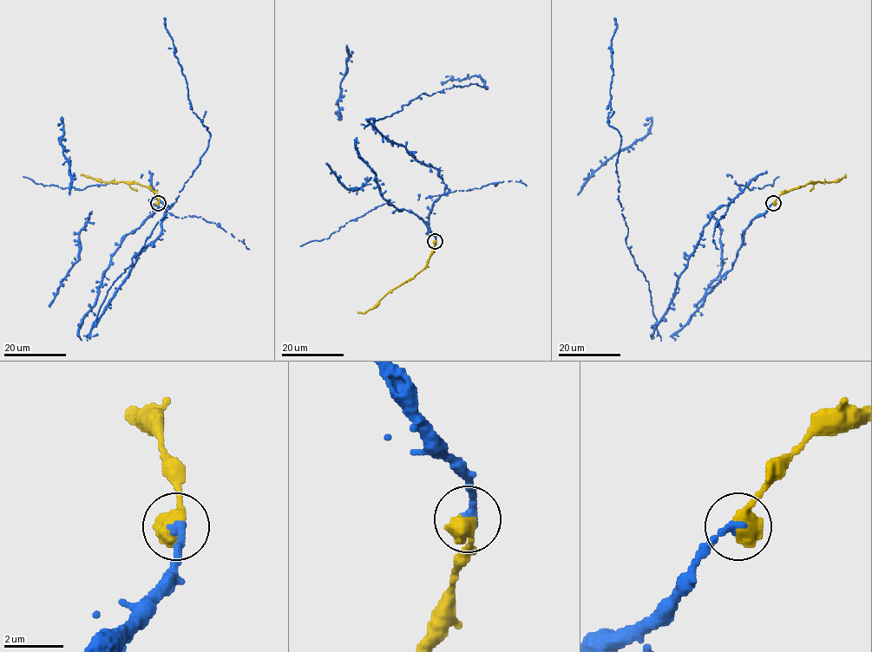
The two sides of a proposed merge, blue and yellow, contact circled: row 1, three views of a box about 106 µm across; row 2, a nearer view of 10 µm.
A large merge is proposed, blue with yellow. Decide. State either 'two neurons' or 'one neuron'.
one neuron

